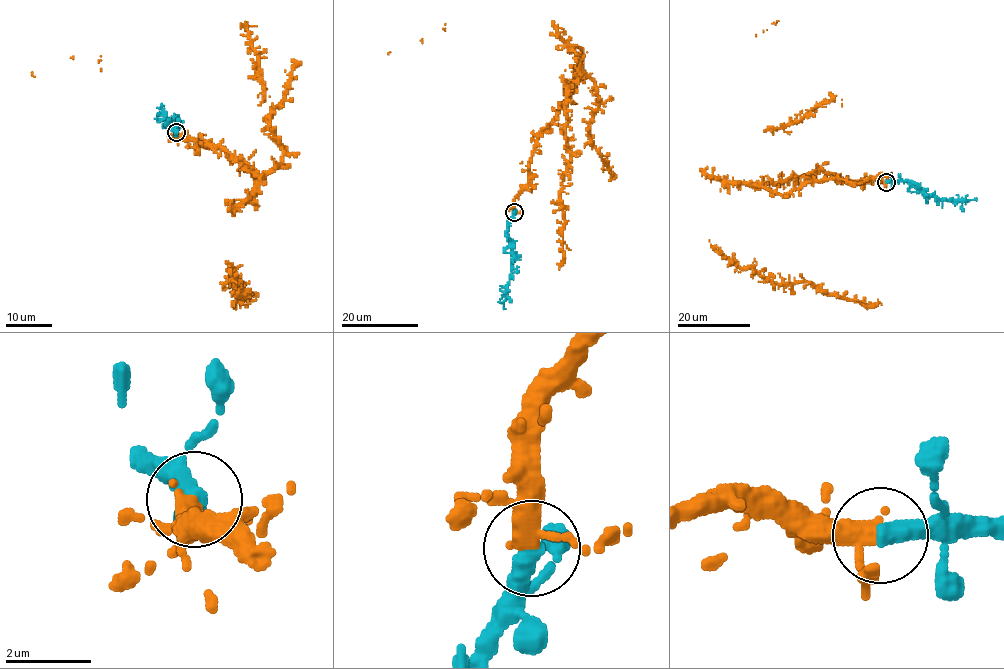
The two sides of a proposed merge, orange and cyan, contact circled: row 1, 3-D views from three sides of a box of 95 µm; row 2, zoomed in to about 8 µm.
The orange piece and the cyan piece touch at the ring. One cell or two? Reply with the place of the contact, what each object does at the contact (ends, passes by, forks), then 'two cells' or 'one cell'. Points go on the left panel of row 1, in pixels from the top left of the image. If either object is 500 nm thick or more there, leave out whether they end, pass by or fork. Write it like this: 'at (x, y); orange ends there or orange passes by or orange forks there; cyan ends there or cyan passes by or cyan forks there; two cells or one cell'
at (176, 132); orange passes by; cyan ends there; one cell

